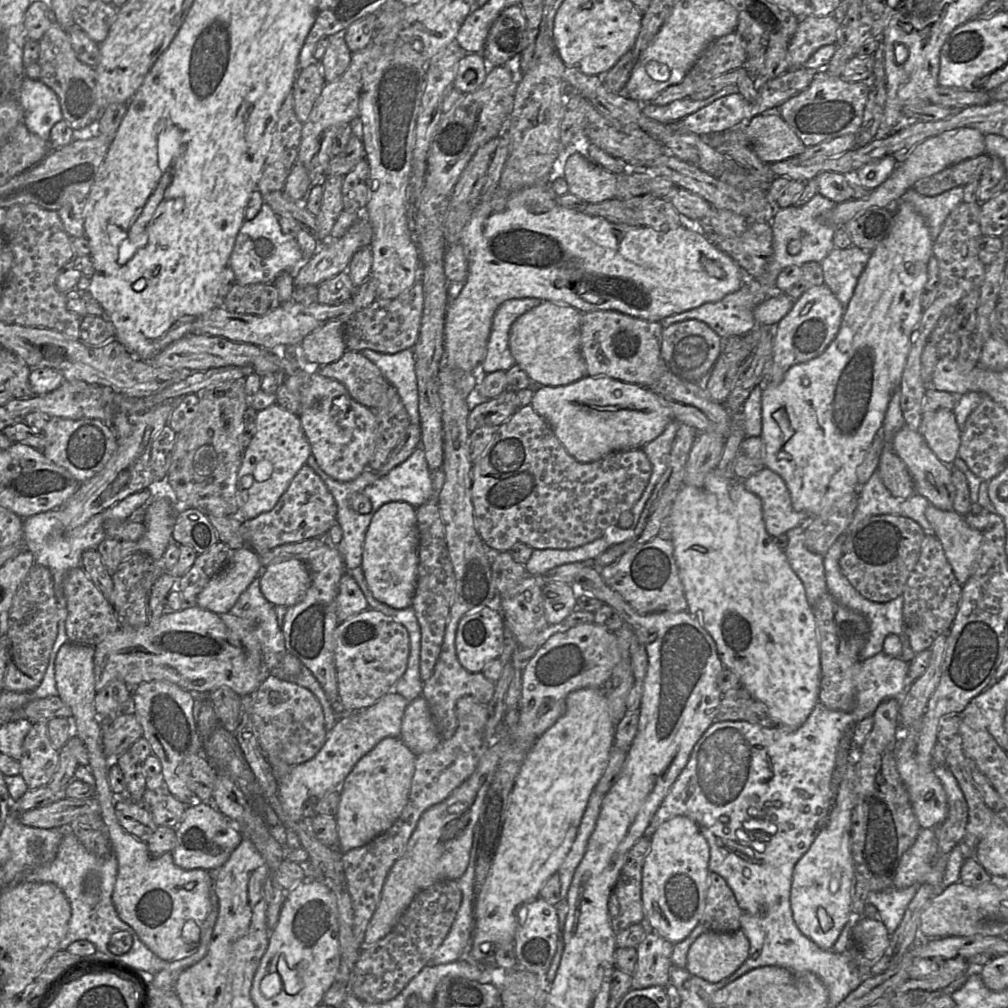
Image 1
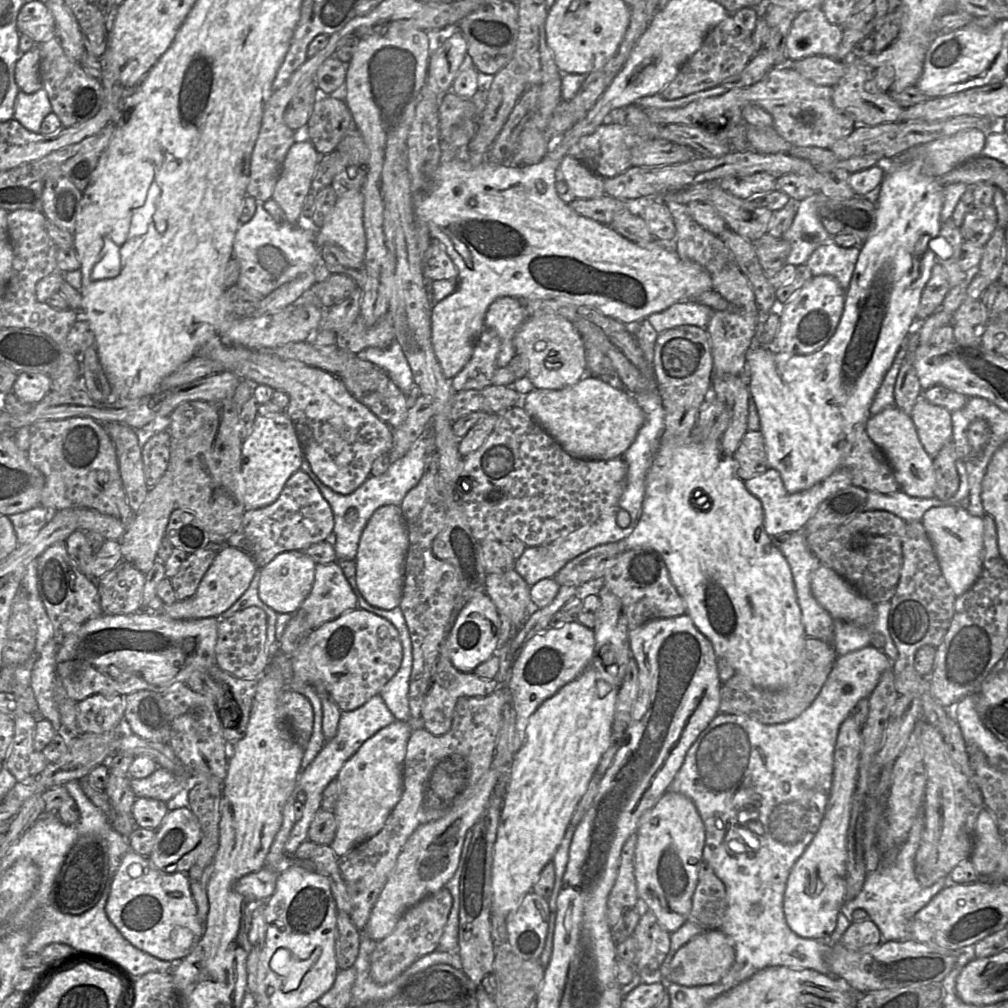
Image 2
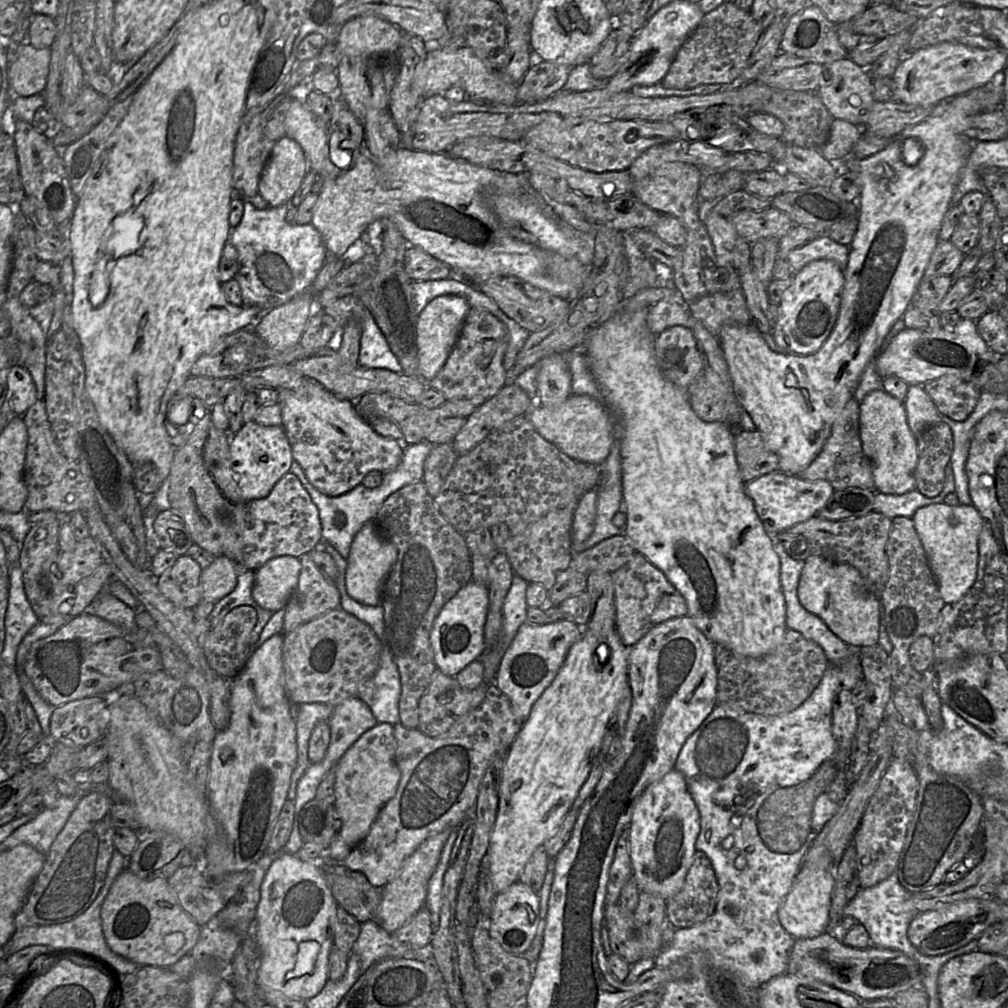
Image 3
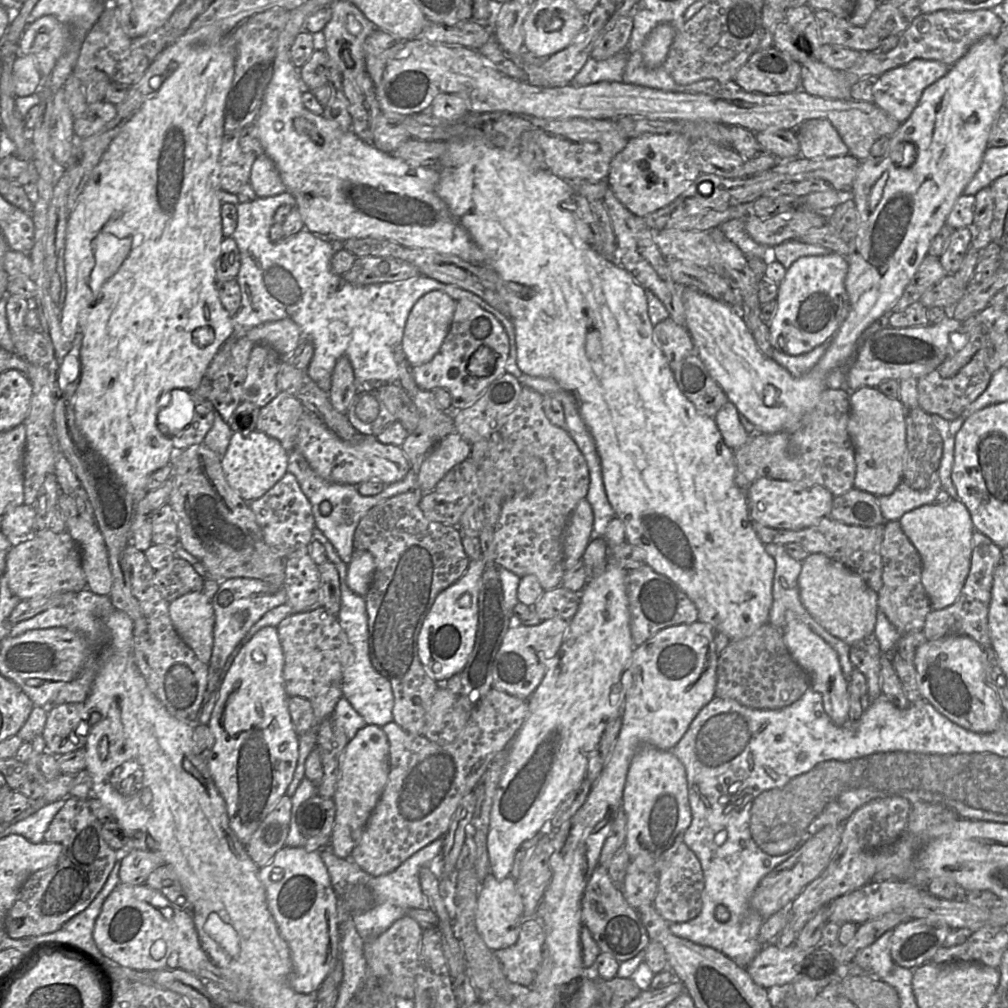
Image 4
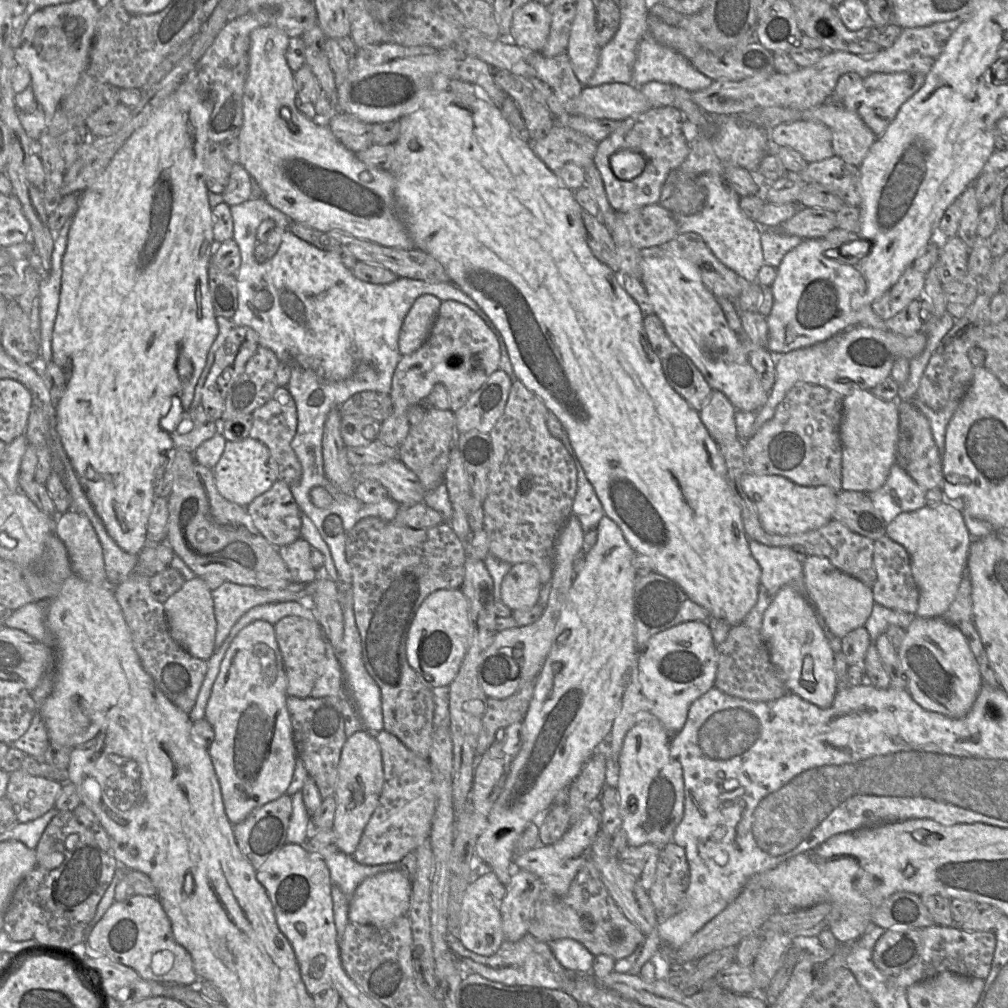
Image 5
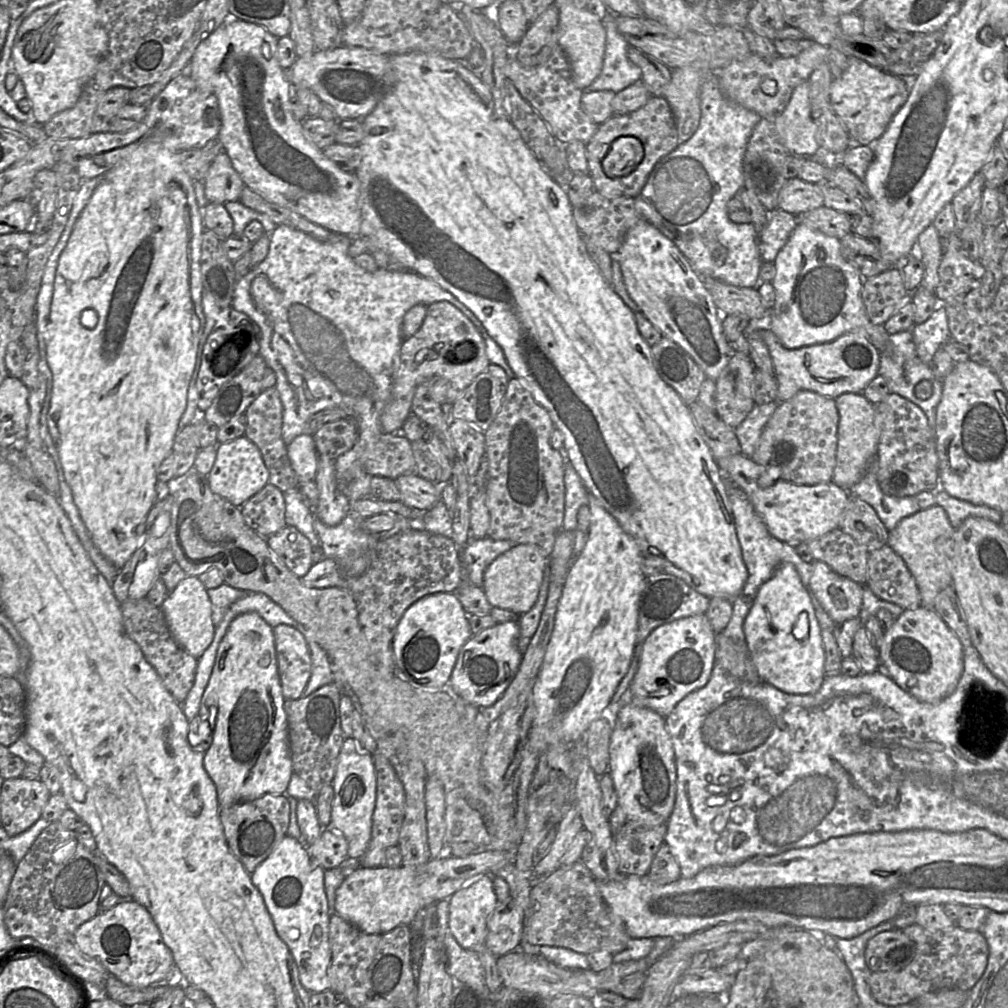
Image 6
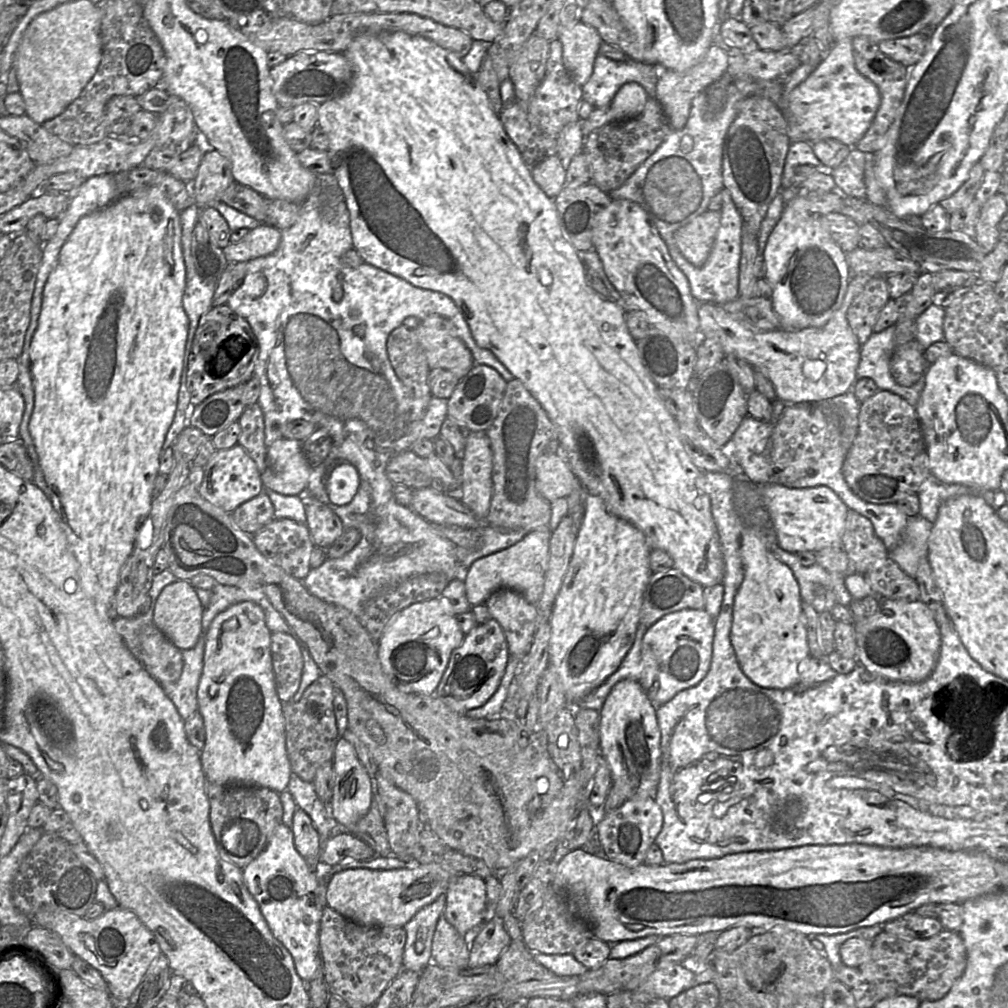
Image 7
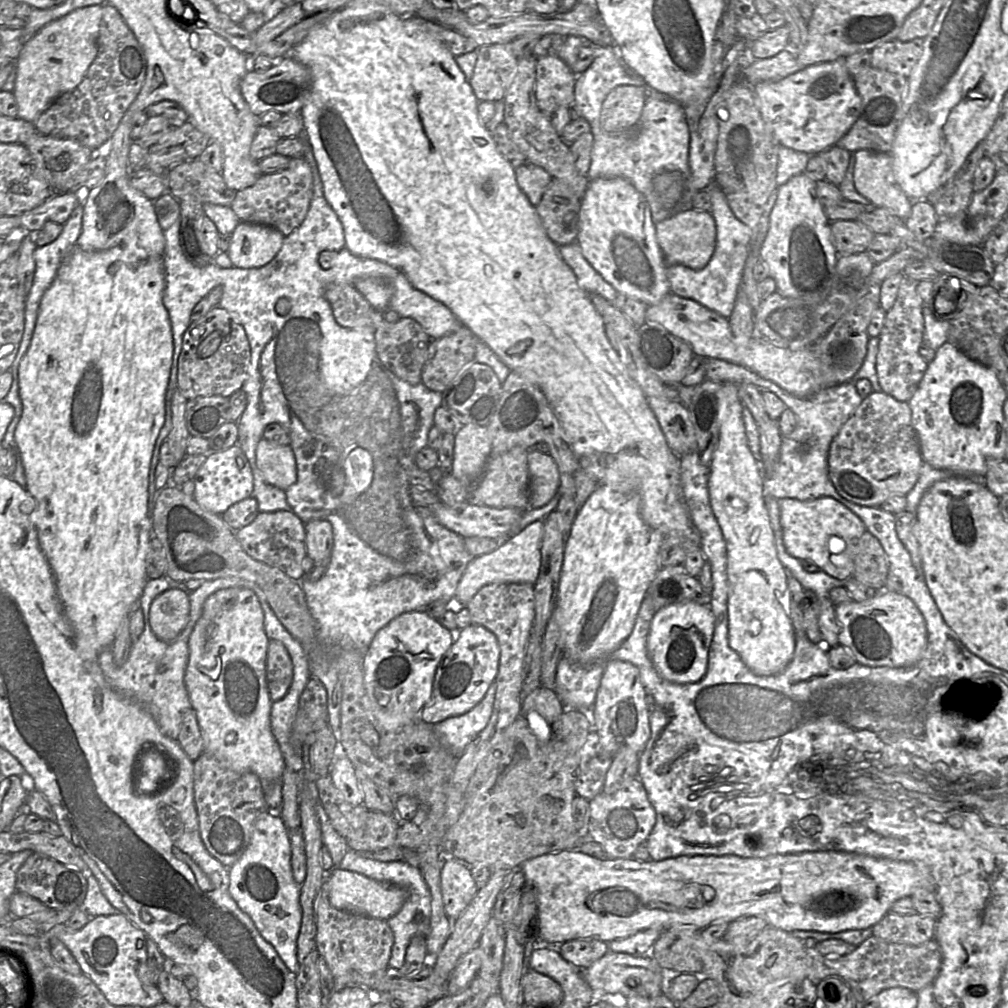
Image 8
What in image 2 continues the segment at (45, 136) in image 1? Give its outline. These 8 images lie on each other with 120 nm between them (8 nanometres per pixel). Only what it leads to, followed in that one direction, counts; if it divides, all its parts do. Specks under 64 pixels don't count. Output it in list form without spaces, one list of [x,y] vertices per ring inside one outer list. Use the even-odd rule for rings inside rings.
[[[44,88],[31,94],[19,91],[13,119],[17,120],[28,131],[39,133],[43,119],[51,112],[52,107]]]

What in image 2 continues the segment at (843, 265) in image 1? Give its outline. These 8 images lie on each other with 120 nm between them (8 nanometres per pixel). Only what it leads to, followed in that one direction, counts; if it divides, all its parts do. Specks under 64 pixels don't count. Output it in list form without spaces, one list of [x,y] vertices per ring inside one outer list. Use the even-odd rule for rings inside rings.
[[[835,243],[818,247],[805,263],[813,276],[828,275],[834,277],[844,291],[850,285],[860,246],[842,248]]]

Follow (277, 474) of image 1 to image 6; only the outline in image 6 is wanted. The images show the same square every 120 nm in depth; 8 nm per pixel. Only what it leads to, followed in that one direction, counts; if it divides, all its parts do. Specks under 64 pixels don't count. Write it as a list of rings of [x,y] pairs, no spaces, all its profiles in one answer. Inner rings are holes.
[[[242,436],[226,443],[218,443],[216,459],[207,480],[215,494],[225,498],[232,505],[241,507],[268,484],[269,471],[259,448],[247,437]]]

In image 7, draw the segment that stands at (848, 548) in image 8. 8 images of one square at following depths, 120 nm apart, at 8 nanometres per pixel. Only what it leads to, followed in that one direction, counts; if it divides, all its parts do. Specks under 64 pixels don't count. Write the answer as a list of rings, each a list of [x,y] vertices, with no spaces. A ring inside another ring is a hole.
[[[781,484],[761,487],[762,503],[770,517],[778,546],[789,553],[816,552],[826,547],[842,547],[848,507],[827,486],[792,488]]]

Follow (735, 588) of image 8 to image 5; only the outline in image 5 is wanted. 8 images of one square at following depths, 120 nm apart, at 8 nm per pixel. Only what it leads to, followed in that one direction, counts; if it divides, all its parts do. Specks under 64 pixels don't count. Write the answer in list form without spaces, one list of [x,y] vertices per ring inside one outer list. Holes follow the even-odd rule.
[[[792,586],[782,587],[765,610],[759,632],[788,693],[820,708],[830,707],[837,692],[834,652],[815,608],[807,599]]]

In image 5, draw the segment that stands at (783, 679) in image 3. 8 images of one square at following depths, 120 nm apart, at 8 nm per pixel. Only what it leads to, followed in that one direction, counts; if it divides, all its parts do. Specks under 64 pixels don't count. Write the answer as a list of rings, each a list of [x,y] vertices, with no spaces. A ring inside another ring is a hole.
[[[744,624],[730,627],[724,642],[717,645],[717,671],[714,685],[728,695],[754,702],[776,700],[788,693],[782,678],[771,662],[767,644],[760,632]]]

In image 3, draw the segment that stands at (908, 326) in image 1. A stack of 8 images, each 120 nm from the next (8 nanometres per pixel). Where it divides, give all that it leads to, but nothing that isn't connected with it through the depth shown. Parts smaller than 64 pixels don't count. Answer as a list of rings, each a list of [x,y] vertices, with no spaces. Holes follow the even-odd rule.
[[[962,94],[951,98],[950,100],[944,100],[939,103],[938,107],[933,113],[925,118],[923,121],[904,129],[880,152],[860,160],[860,163],[855,166],[854,169],[850,169],[849,173],[856,173],[861,180],[861,194],[858,198],[859,216],[858,226],[855,232],[852,243],[849,245],[850,252],[848,257],[848,263],[844,270],[845,283],[842,290],[842,300],[840,303],[840,309],[838,317],[831,331],[829,337],[824,342],[823,346],[815,353],[810,355],[799,354],[781,354],[772,351],[765,342],[762,334],[750,323],[750,324],[727,324],[723,326],[718,334],[718,340],[723,350],[729,374],[733,383],[734,392],[740,403],[741,407],[750,415],[756,429],[760,431],[767,447],[774,452],[779,461],[779,471],[787,475],[800,476],[803,470],[805,470],[809,464],[815,459],[818,453],[821,451],[826,440],[831,434],[833,423],[838,415],[841,413],[846,403],[854,398],[854,392],[858,386],[860,378],[865,371],[866,367],[874,361],[880,351],[883,349],[887,342],[887,336],[892,326],[911,306],[911,301],[915,295],[920,282],[923,279],[925,270],[929,264],[931,256],[939,243],[939,233],[946,213],[951,208],[951,201],[955,192],[956,184],[960,177],[960,172],[966,163],[974,146],[972,141],[965,133],[966,129],[971,123],[971,119],[979,114],[981,108],[975,101],[970,98],[969,95]],[[906,139],[915,139],[921,145],[923,149],[923,155],[915,165],[907,165],[902,159],[903,144]]]

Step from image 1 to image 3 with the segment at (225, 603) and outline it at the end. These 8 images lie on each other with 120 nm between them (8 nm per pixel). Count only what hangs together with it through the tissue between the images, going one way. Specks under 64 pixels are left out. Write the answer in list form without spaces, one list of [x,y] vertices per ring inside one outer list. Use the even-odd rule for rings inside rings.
[[[218,556],[200,576],[202,599],[217,603],[236,587],[240,567],[226,556]]]

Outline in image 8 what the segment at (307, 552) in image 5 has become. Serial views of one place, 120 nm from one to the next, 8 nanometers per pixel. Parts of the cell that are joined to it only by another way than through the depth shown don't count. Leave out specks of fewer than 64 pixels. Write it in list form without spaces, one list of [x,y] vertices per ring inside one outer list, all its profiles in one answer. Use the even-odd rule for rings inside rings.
[[[291,510],[259,512],[251,524],[237,530],[235,535],[251,558],[281,570],[298,582],[304,578],[305,571],[302,561],[307,557],[305,525]]]

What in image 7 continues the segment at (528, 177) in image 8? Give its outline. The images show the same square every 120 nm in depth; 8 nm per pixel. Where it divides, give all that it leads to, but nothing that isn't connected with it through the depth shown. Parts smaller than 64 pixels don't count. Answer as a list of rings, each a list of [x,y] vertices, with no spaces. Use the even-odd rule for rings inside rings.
[[[550,153],[531,167],[531,176],[540,189],[554,198],[563,189],[566,181],[566,163],[557,154]]]

